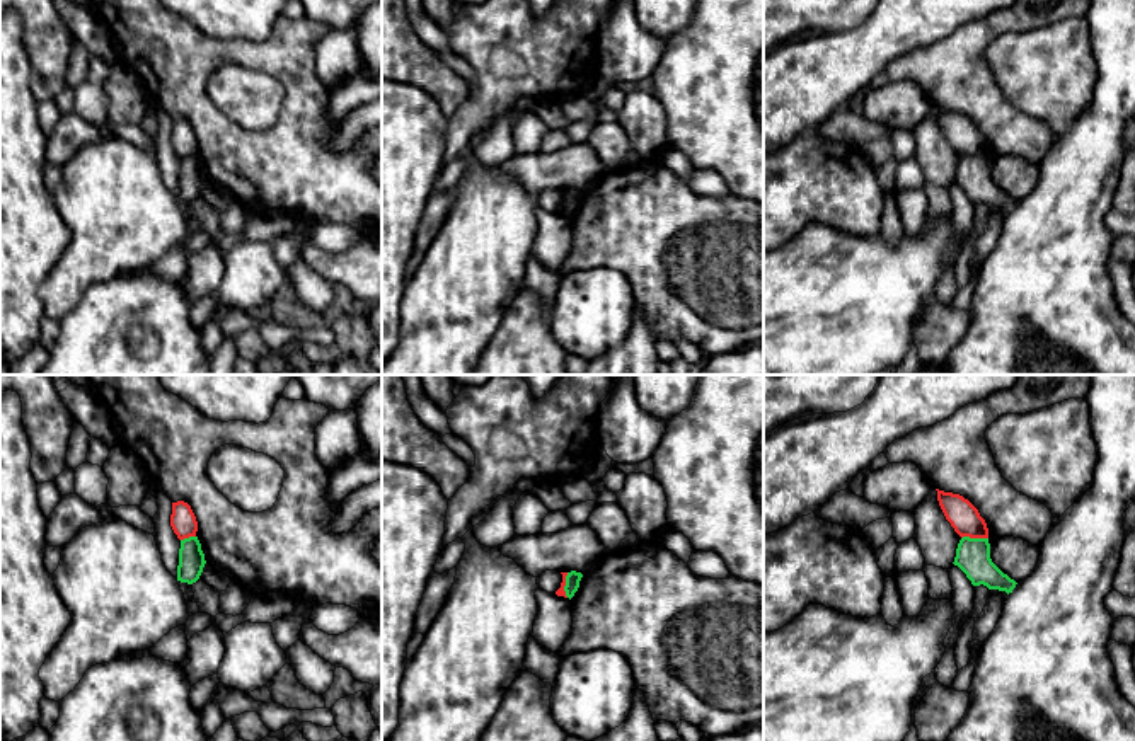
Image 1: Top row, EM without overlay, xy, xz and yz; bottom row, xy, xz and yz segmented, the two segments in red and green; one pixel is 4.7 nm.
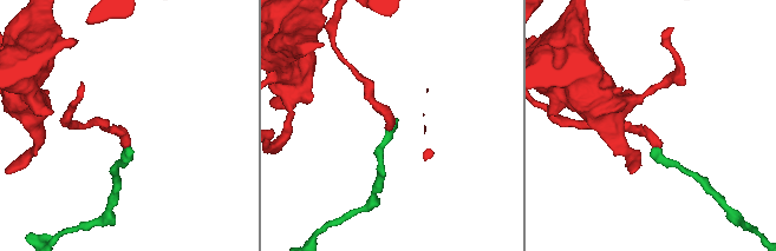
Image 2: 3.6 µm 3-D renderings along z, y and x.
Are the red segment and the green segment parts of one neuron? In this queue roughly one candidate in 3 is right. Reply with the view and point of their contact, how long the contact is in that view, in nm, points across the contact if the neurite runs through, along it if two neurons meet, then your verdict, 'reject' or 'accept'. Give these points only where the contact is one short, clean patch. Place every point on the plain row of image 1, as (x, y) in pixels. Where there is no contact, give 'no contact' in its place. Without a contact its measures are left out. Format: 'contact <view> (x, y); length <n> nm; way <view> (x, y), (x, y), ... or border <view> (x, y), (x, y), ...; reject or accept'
contact yz (973, 155); length 130 nm; border yz (987, 155), (962, 157); reject

